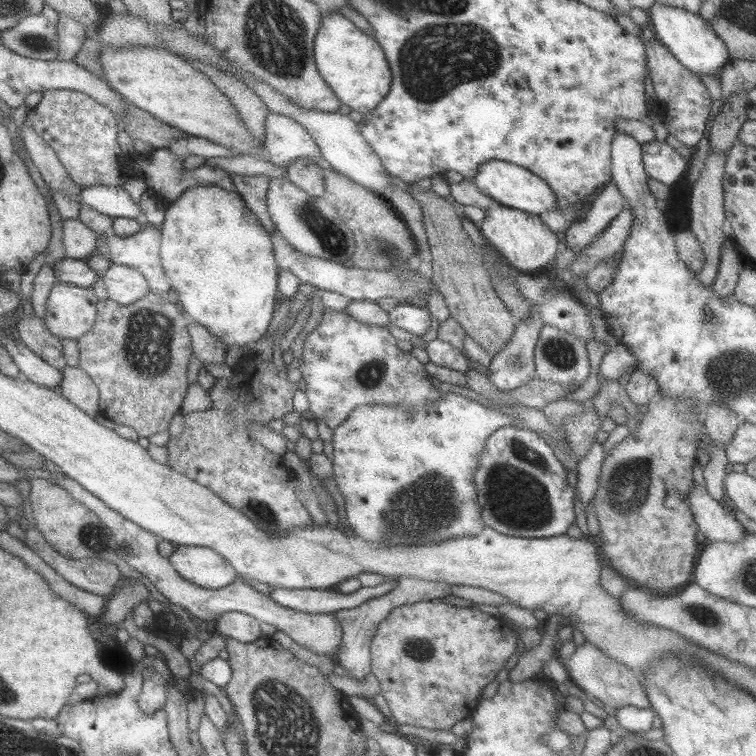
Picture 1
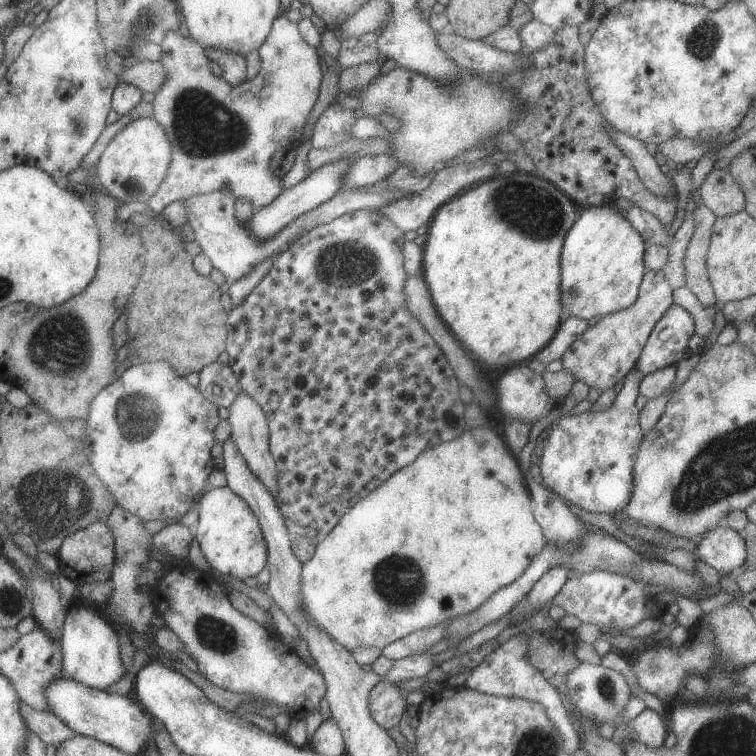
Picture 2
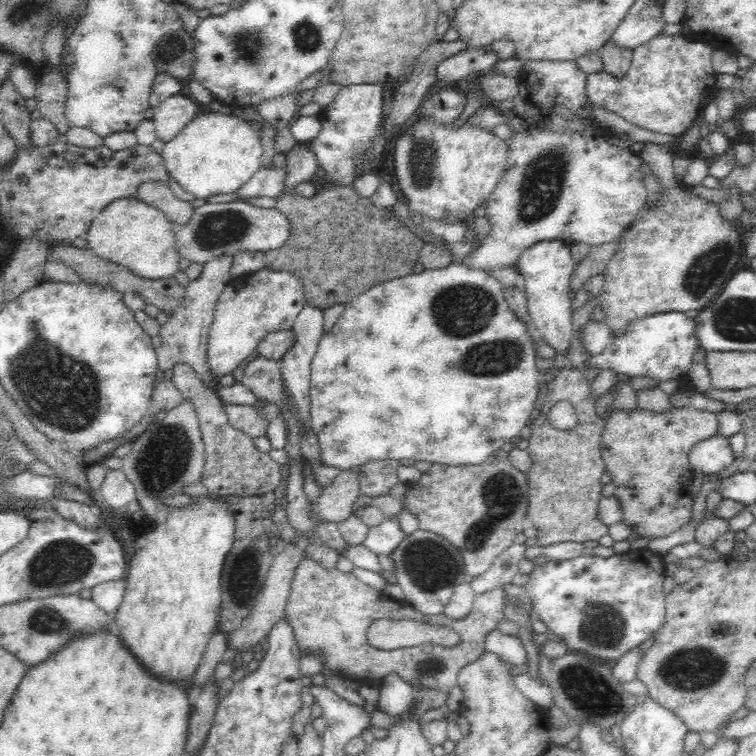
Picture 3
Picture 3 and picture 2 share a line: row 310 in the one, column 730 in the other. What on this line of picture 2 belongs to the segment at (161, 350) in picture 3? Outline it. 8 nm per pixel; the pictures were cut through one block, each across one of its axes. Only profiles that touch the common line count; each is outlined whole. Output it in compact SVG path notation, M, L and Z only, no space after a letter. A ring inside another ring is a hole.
M714 169L704 178L698 189L704 205L717 217L725 217L745 210L745 194L728 169Z

